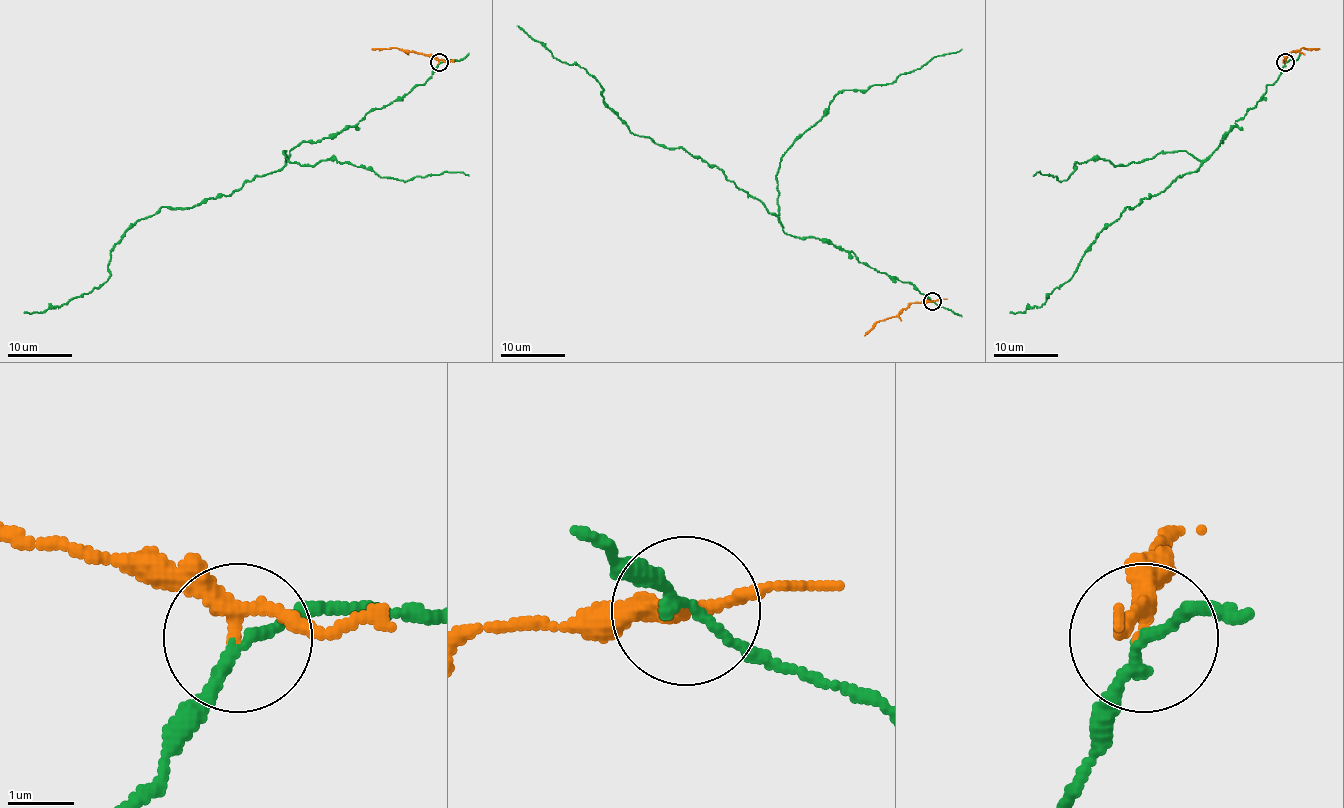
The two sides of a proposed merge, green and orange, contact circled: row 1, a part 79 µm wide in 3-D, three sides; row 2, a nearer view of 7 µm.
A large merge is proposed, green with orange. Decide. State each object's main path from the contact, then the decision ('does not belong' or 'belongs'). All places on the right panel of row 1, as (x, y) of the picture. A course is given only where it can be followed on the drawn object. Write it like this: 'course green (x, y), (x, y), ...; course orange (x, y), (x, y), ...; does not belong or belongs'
course green (1285, 63), (1195, 172), (1122, 212), (1040, 307), (1009, 312); course orange (1285, 63), (1287, 53), (1300, 48), (1319, 48); does not belong

